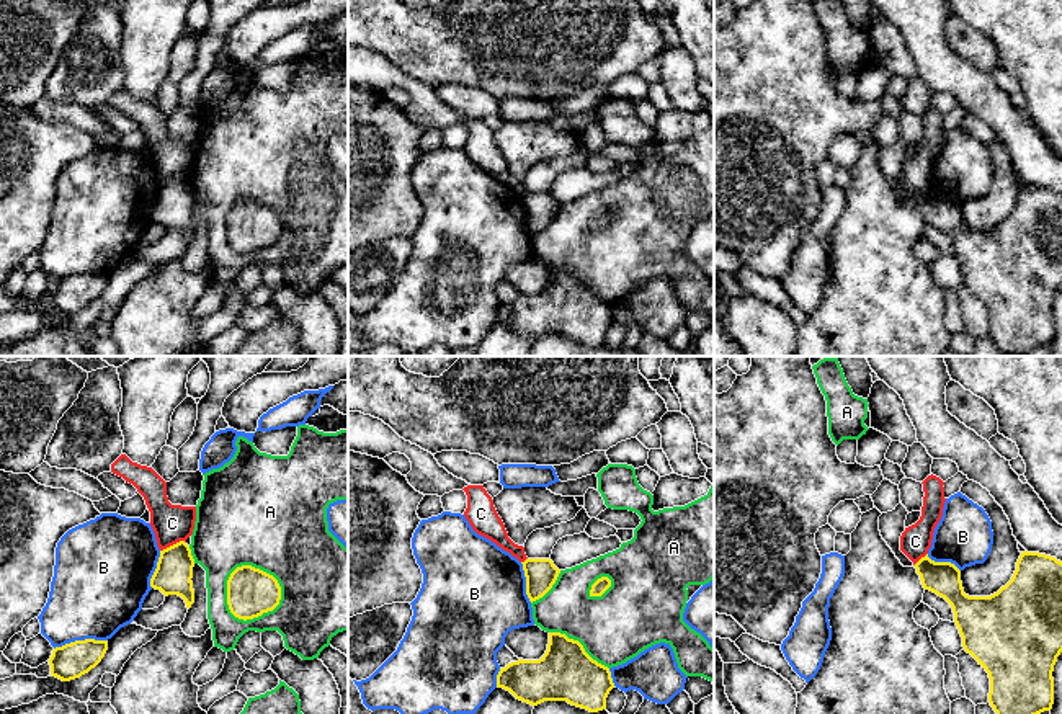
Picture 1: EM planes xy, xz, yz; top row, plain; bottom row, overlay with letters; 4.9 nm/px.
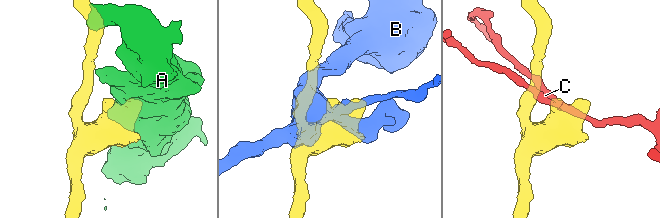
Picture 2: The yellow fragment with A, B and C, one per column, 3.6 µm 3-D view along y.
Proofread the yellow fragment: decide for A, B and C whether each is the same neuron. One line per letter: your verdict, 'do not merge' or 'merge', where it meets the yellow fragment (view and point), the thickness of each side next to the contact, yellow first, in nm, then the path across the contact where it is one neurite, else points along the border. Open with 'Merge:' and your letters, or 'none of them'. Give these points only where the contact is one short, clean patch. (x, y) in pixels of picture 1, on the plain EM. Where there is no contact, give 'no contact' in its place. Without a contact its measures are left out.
Merge: none of them
A: do not merge | xy (258, 203) | 240/500 nm
B: do not merge | xy (80, 275) | 170/440 nm
C: do not merge | xy (174, 178) | 180/190 nm

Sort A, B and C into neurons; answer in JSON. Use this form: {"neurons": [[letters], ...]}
{"neurons": [["A"], ["B"], ["C"]]}

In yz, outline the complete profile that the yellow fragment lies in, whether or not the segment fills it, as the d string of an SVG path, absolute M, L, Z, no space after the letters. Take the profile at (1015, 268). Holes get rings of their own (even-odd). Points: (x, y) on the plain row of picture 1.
M1021 186L1011 214L990 230L964 227L961 204L951 196L921 191L915 198L925 224L944 232L954 247L962 281L988 307L988 337L1003 356L1028 355L1054 338L1054 299L1062 286L1062 196Z

